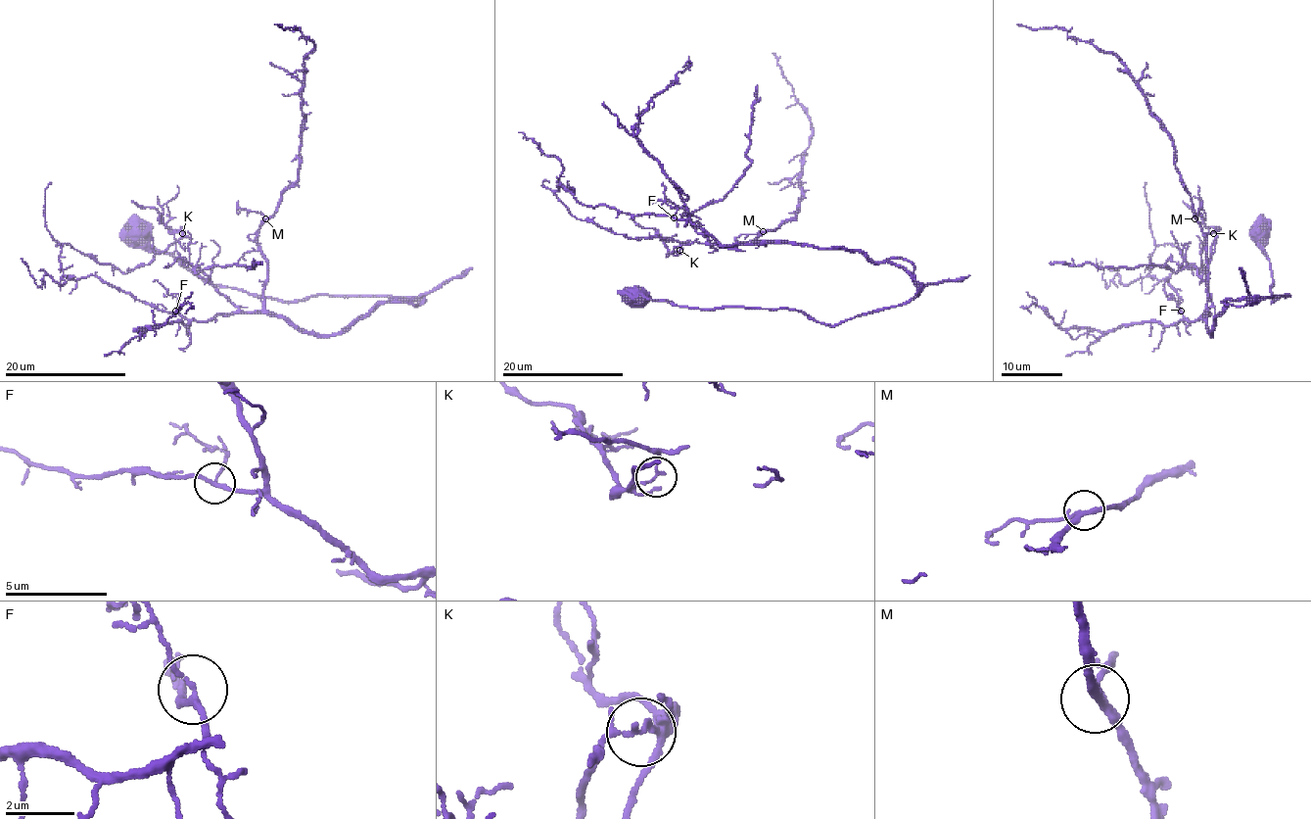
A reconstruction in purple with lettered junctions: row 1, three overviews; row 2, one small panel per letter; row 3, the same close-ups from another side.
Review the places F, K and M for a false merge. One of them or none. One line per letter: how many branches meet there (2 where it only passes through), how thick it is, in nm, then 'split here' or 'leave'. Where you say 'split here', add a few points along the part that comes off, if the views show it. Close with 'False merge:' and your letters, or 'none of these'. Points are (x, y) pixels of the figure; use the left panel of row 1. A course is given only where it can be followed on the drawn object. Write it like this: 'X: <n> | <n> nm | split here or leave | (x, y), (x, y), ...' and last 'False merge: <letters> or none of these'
F: 3 | 170 nm | leave
K: 3 | 110 nm | split here | (182, 232), (147, 264), (138, 264), (122, 273), (111, 264), (100, 264), (70, 243), (56, 246)
M: 3 | 240 nm | leave
False merge: K

